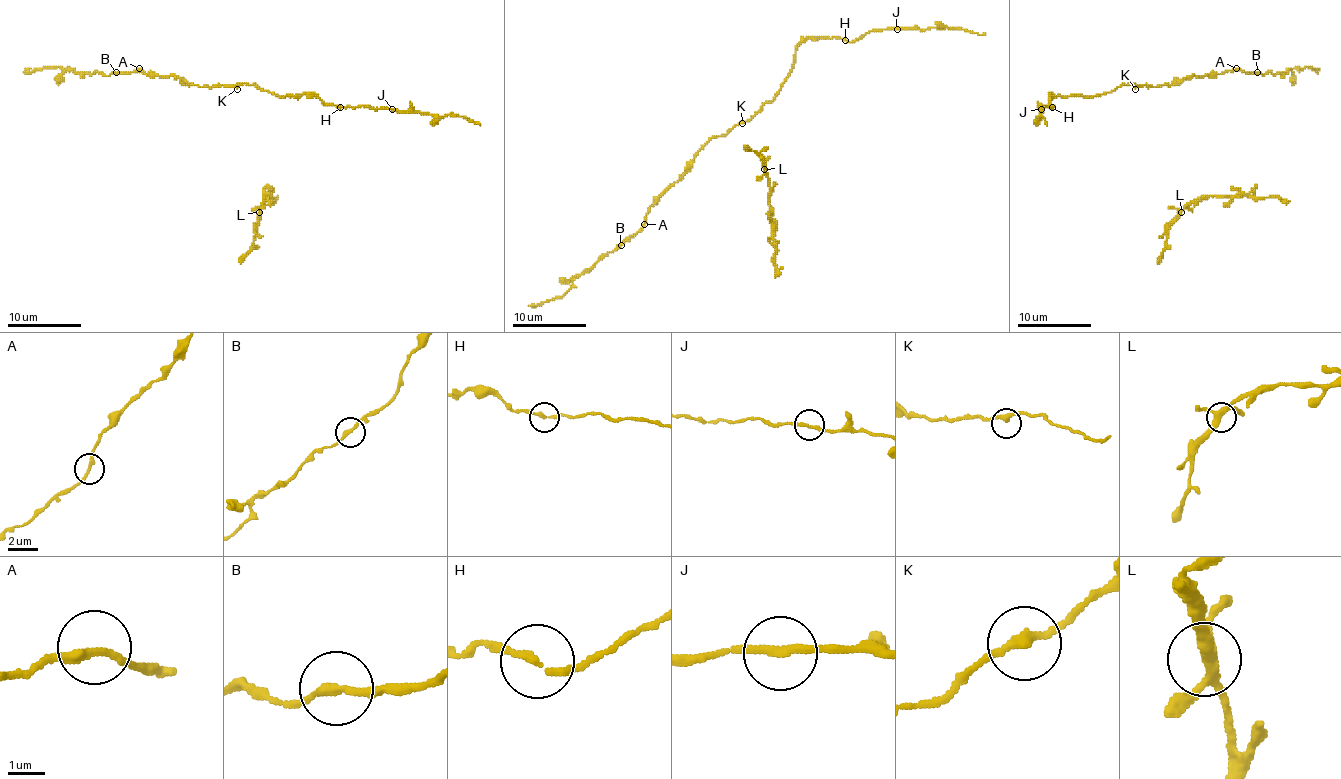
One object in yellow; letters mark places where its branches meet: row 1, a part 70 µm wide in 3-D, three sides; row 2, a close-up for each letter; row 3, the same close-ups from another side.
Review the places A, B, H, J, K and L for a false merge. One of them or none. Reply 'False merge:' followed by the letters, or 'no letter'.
False merge: no letter

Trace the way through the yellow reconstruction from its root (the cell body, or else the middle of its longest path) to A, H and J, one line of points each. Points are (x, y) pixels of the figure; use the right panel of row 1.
A: (1133, 85), (1179, 85), (1192, 76), (1223, 74), (1236, 68)
H: (1133, 85), (1120, 85), (1100, 96), (1050, 94), (1048, 105), (1052, 107)
J: (1133, 85), (1120, 85), (1100, 96), (1050, 94), (1048, 105), (1054, 107), (1043, 105), (1041, 109)

